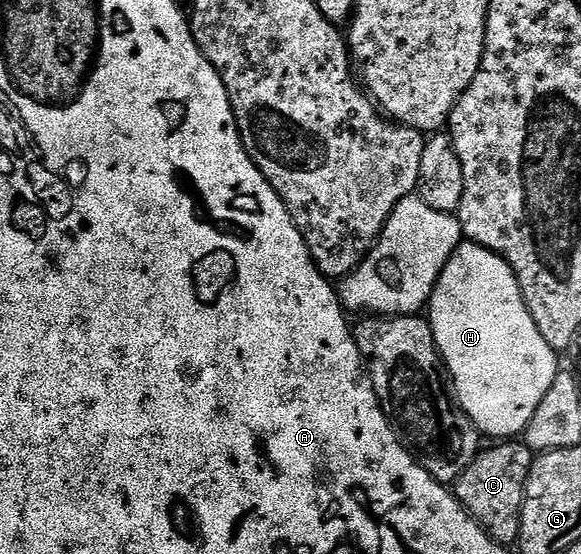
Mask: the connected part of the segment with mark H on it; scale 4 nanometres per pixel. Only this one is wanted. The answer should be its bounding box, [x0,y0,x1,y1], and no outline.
[428,240,560,440]

